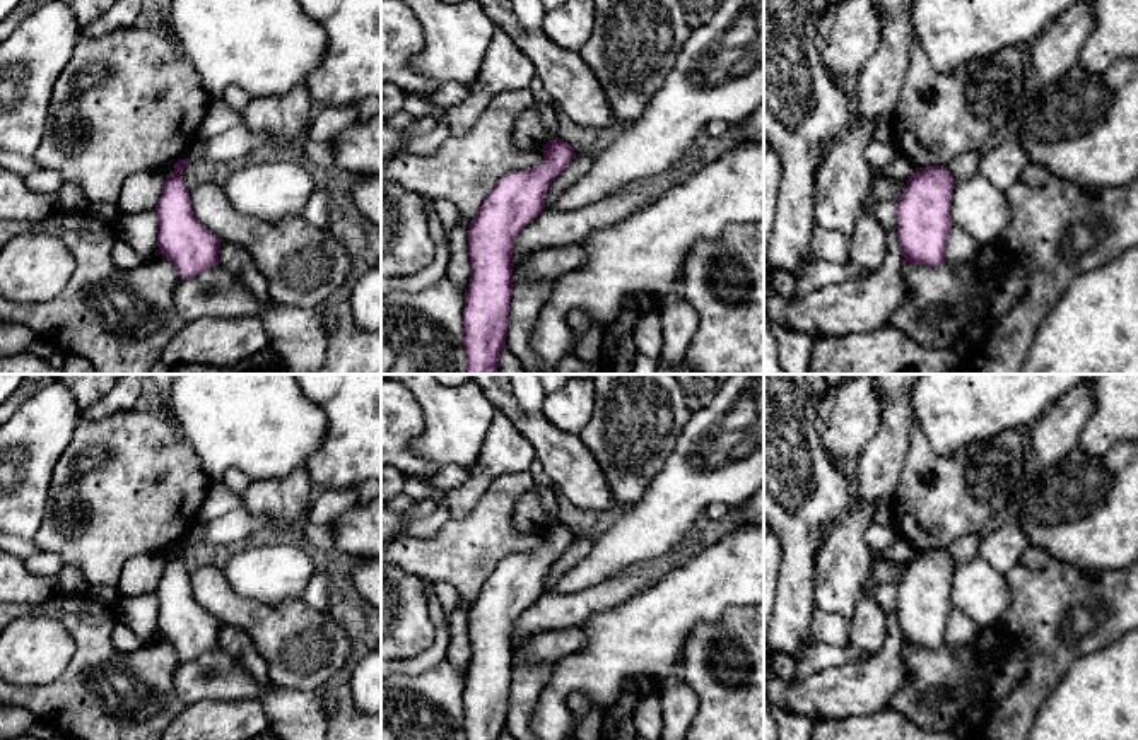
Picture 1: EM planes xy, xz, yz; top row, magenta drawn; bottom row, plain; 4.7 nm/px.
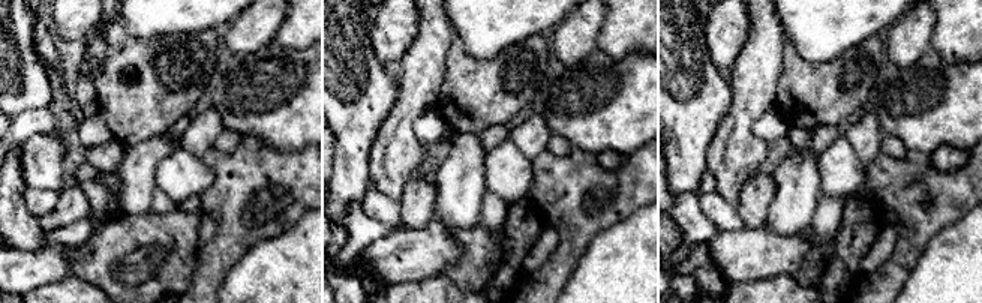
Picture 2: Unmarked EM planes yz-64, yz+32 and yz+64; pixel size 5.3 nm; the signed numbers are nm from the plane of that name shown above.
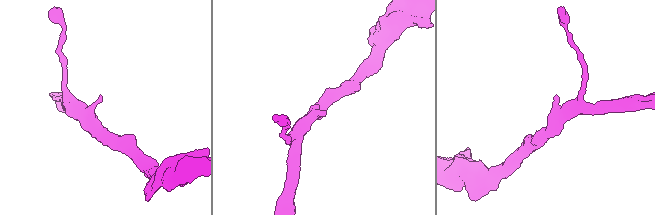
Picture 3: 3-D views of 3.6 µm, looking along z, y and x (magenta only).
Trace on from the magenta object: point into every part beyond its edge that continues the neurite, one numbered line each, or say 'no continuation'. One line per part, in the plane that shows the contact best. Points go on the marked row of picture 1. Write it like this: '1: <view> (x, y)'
no continuation

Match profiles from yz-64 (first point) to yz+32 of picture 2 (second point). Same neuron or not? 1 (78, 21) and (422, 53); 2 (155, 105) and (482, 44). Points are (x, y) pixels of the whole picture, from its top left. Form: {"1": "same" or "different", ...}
{"1": "different", "2": "different"}

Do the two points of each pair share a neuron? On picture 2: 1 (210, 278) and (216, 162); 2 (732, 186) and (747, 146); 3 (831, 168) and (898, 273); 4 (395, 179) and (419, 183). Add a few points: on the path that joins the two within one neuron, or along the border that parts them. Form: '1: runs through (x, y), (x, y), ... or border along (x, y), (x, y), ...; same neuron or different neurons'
1: runs through (225, 249), (228, 246), (228, 191); same neuron
2: runs through (732, 176), (732, 161), (736, 156); same neuron
3: border along (867, 167), (867, 185), (864, 188); different neurons
4: border along (419, 171), (407, 183), (399, 203); different neurons

